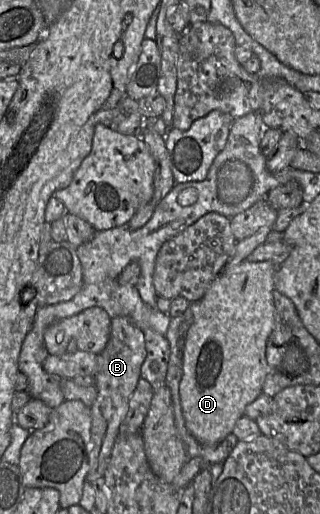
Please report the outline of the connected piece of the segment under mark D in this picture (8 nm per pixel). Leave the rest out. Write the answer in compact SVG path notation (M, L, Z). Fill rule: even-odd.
M245 259L241 263L228 266L211 283L204 296L196 302L191 302L192 323L188 328L184 346L182 349L182 370L183 375L179 384L179 395L181 400L182 414L185 425L189 433L202 445L214 446L221 443L229 434L232 433L236 421L244 416L245 408L262 394L262 387L268 373L268 365L266 361L266 344L269 336L274 330L274 302L273 291L274 278L277 267L271 261L253 262Z

